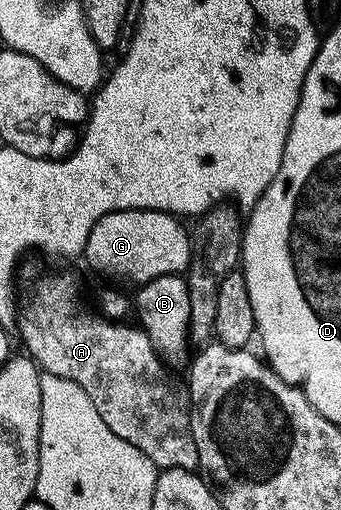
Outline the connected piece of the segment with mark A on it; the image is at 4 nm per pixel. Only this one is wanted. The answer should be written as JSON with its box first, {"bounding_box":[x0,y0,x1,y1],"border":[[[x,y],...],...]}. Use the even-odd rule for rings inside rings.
{"bounding_box":[17,274,199,471],"border":[[[51,274],[35,286],[27,307],[22,307],[17,318],[17,330],[27,345],[26,353],[34,358],[35,365],[43,374],[52,374],[58,378],[77,384],[93,400],[97,412],[109,424],[113,436],[121,436],[133,448],[145,452],[149,460],[160,471],[183,469],[198,471],[199,449],[197,440],[193,440],[193,420],[191,419],[191,392],[177,379],[171,378],[172,371],[164,365],[142,328],[127,326],[123,322],[110,322],[107,317],[94,318],[89,311],[83,310],[83,298],[75,287],[75,278],[71,274]]]}

